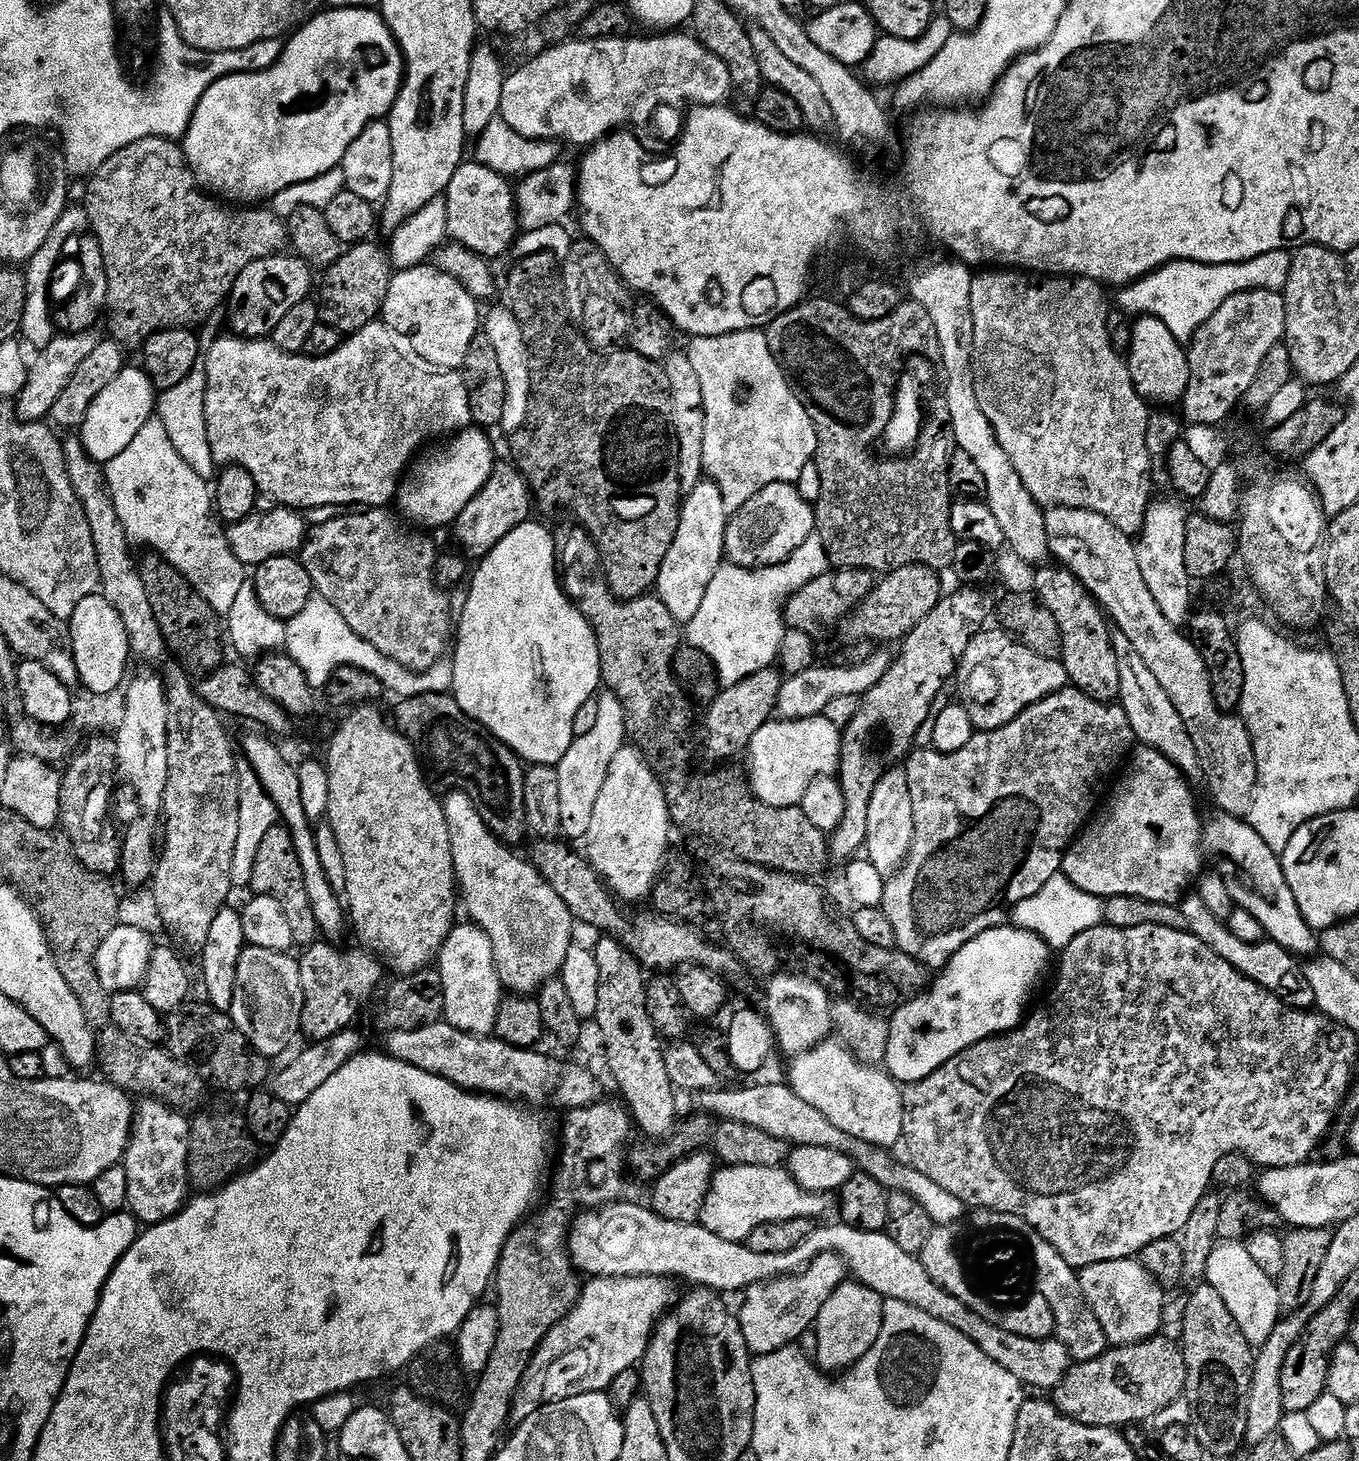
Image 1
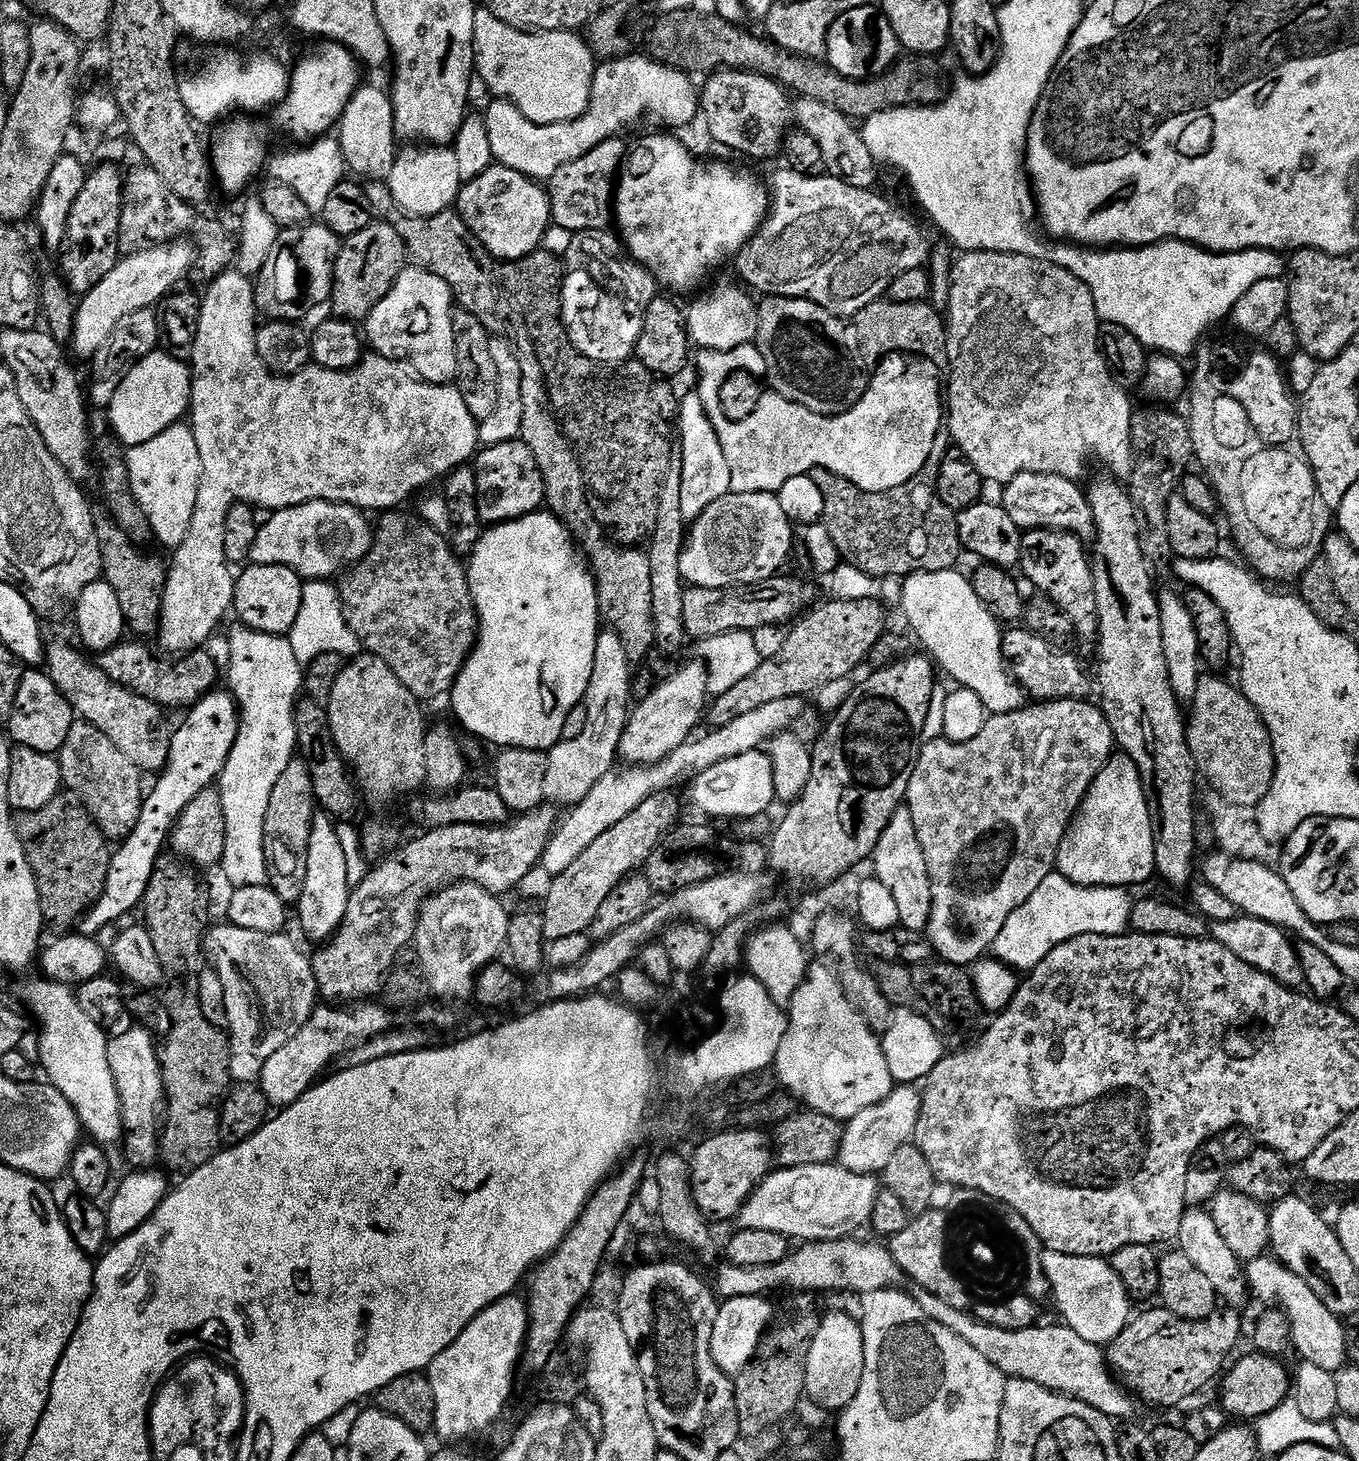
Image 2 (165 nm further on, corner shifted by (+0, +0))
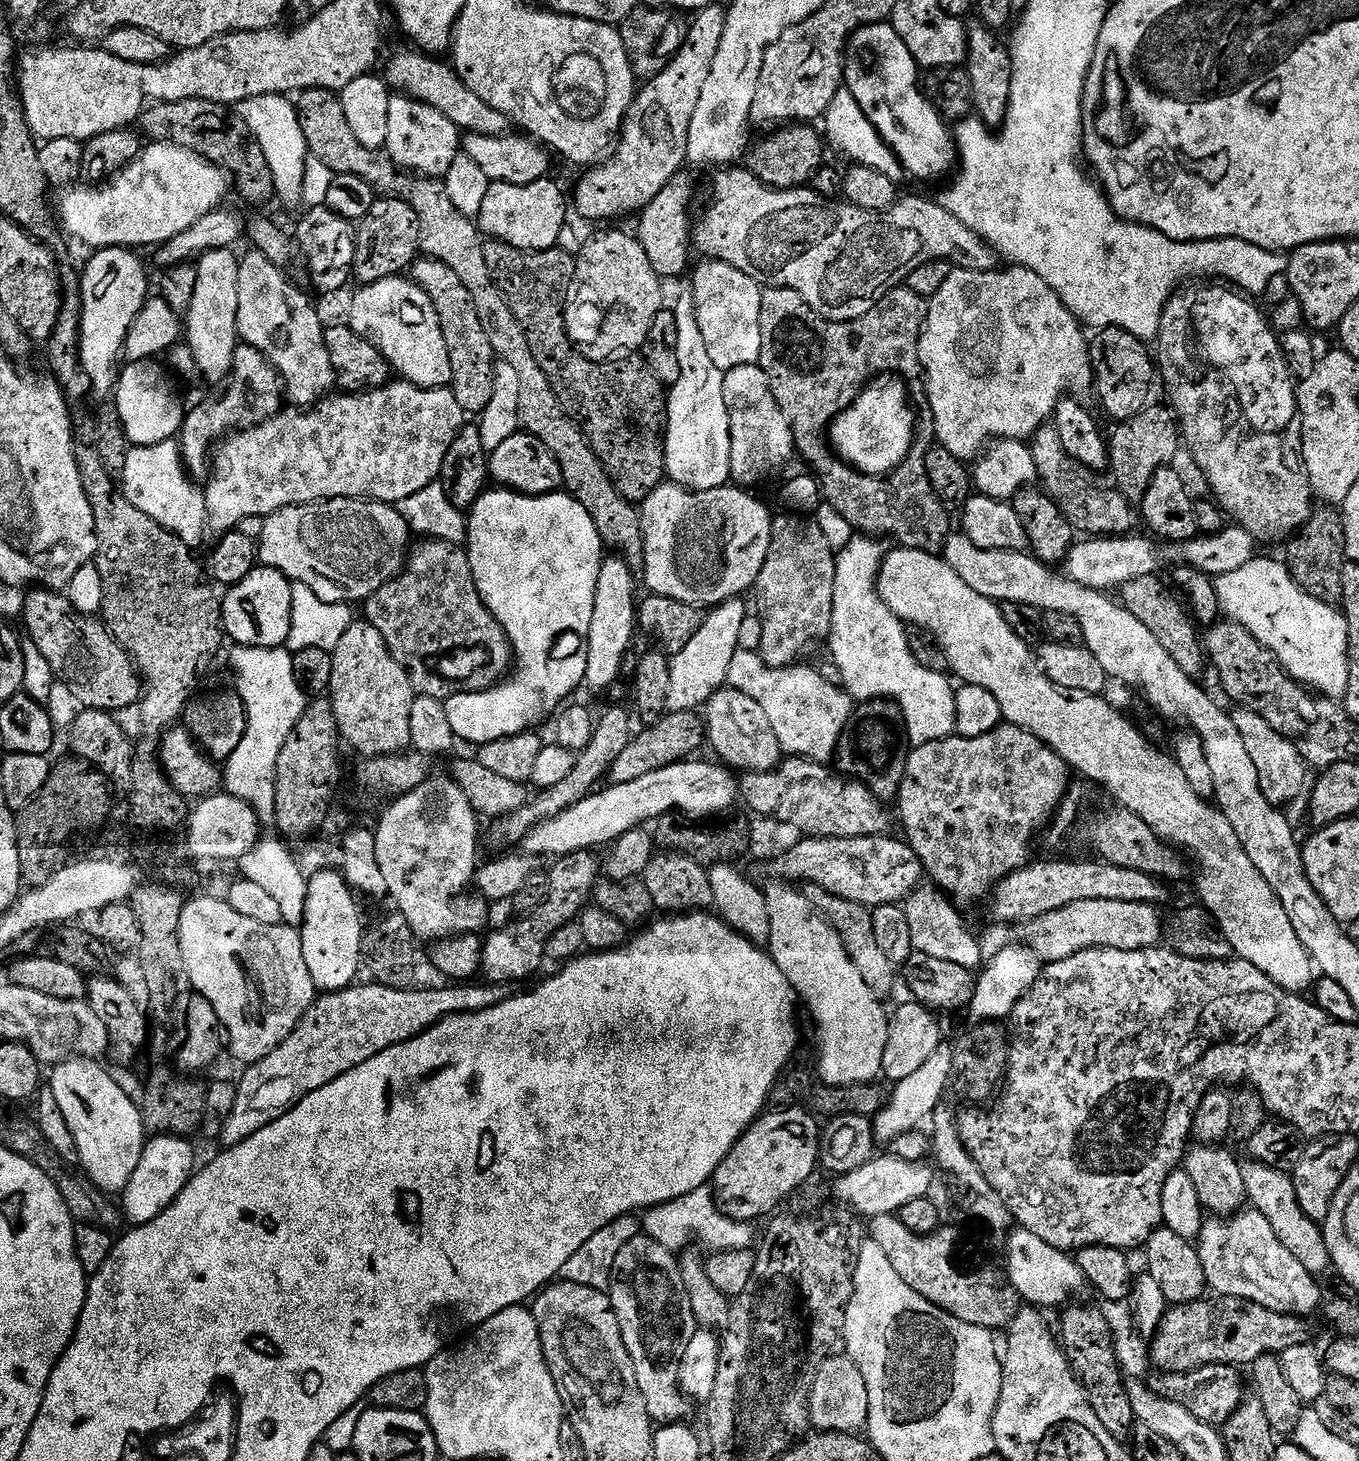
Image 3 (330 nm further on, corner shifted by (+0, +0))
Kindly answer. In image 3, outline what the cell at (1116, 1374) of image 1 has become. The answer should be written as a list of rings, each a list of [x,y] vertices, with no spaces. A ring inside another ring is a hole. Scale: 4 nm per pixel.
[[[1216,1296],[1208,1300],[1209,1298],[1201,1298],[1195,1300],[1192,1304],[1177,1304],[1169,1307],[1164,1317],[1161,1318],[1161,1322],[1156,1327],[1155,1335],[1150,1340],[1150,1359],[1151,1367],[1155,1369],[1157,1373],[1163,1374],[1166,1372],[1193,1372],[1198,1370],[1202,1366],[1210,1366],[1211,1364],[1231,1364],[1233,1366],[1250,1366],[1258,1358],[1263,1356],[1270,1356],[1273,1354],[1279,1354],[1290,1350],[1290,1346],[1302,1346],[1309,1343],[1310,1337],[1308,1337],[1308,1323],[1309,1321],[1302,1316],[1287,1316],[1281,1312],[1275,1312],[1274,1310],[1266,1310],[1266,1306],[1258,1306],[1254,1302],[1249,1300],[1243,1300],[1237,1296]]]

